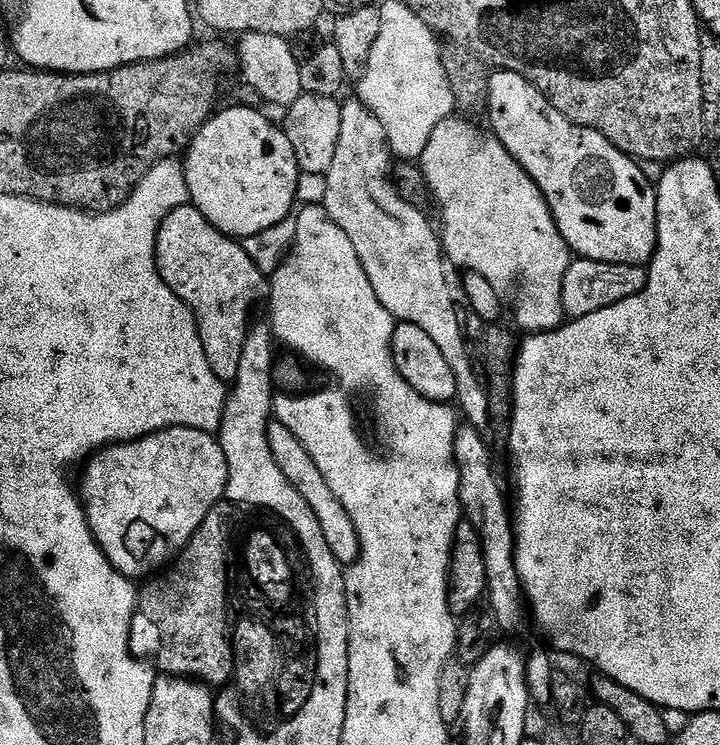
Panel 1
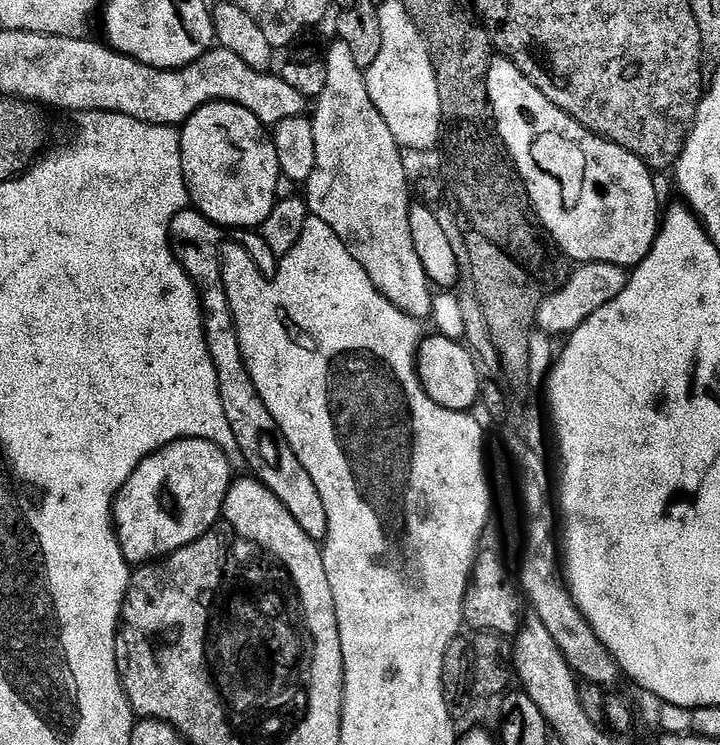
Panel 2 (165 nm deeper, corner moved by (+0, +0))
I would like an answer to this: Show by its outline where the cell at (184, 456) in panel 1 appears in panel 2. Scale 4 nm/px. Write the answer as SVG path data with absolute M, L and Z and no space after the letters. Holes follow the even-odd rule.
M176 440L153 456L147 456L138 470L130 474L114 501L116 536L129 565L139 566L161 559L205 536L221 519L224 499L234 479L232 464L230 457L209 440Z

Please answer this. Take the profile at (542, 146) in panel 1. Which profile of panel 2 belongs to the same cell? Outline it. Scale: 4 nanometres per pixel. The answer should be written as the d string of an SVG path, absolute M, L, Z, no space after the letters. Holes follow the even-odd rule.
M511 58L493 59L488 68L488 102L492 106L492 116L496 119L498 134L504 145L508 147L512 163L520 171L524 185L528 188L537 219L544 225L544 229L555 238L557 246L564 251L564 255L568 257L569 261L580 264L613 264L625 270L635 268L636 265L643 262L646 254L650 254L652 243L656 240L656 233L660 231L662 223L662 207L660 208L660 200L656 197L656 184L652 181L653 169L642 163L634 153L626 150L622 145L615 144L612 140L605 140L603 136L597 136L588 128L582 127L571 111L558 107L551 95L548 97L534 81L527 80L524 75L526 75L525 69L519 68Z

